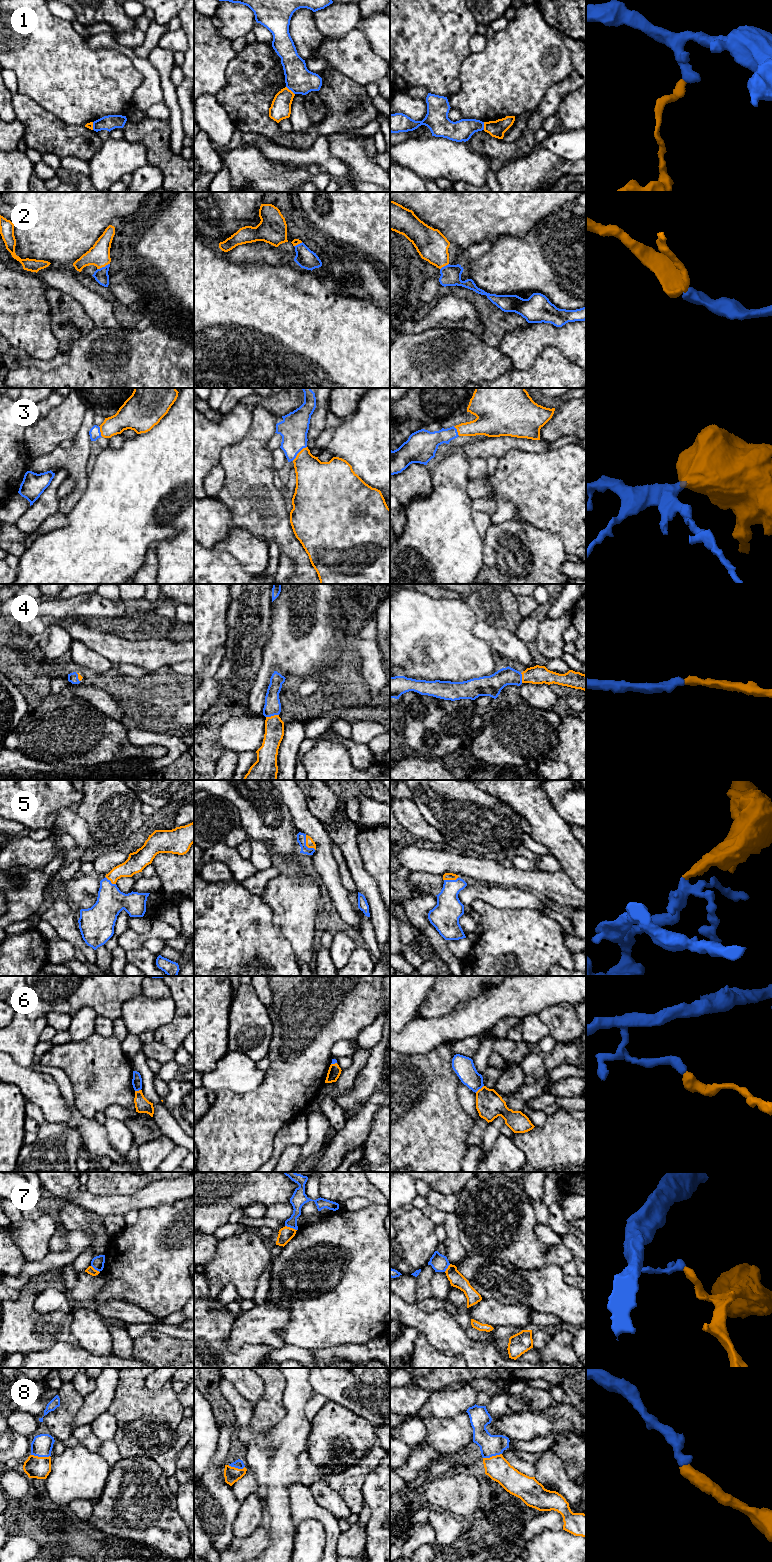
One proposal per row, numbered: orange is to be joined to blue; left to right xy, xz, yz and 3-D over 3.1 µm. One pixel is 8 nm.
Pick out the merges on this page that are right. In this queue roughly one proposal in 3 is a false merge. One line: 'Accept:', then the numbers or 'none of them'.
Accept: 2, 3, 4, 5, 8

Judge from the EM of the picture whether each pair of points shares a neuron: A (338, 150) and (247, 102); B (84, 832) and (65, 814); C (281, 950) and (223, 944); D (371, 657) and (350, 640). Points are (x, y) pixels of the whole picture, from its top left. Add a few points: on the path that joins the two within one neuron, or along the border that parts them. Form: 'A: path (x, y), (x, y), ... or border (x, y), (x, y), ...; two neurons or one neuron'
A: border (339, 131), (332, 132), (326, 137); two neurons
B: path (79, 828), (70, 819); one neuron
C: path (267, 950), (259, 950), (256, 947), (237, 947); one neuron
D: path (366, 652), (355, 642); one neuron

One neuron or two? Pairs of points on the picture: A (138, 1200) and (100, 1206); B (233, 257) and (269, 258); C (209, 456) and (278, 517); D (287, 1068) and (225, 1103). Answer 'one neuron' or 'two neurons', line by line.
A: one neuron
B: one neuron
C: two neurons
D: one neuron

